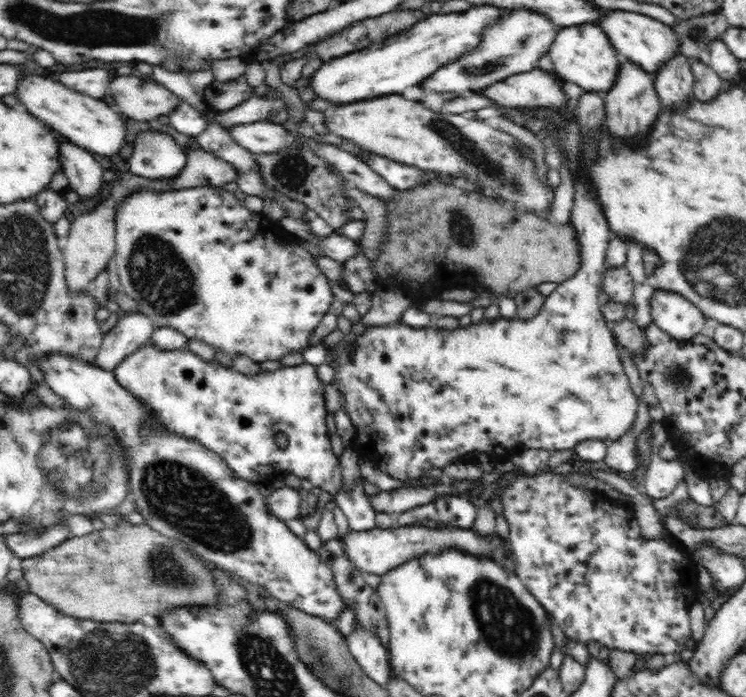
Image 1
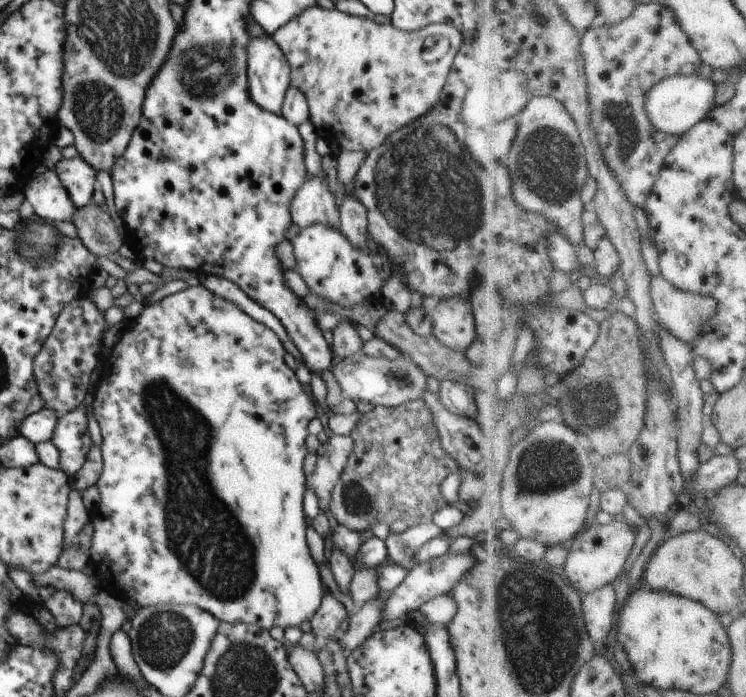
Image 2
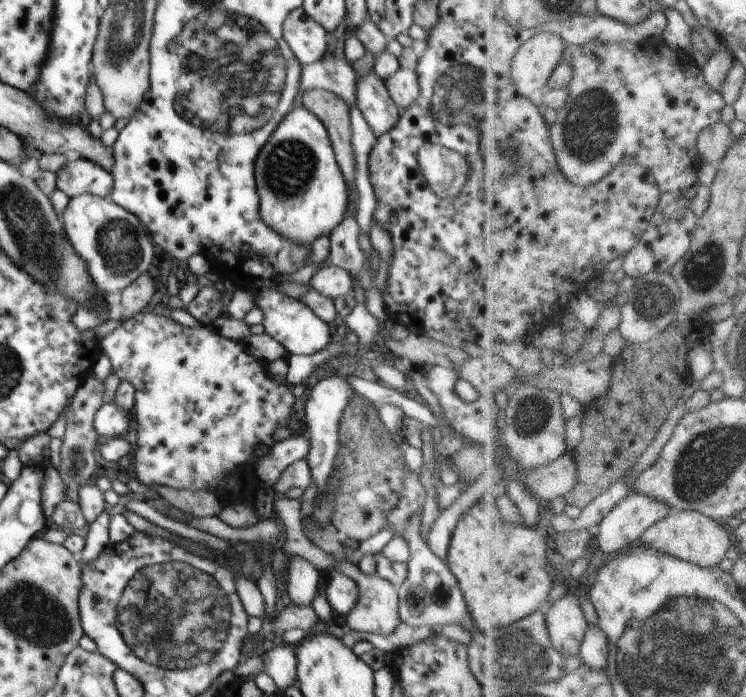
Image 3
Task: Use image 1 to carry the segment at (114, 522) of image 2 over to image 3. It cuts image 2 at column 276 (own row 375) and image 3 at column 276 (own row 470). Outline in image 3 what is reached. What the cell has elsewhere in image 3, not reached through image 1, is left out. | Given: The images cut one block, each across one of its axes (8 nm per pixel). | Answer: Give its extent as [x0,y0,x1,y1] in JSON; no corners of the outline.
[98,311,296,490]

